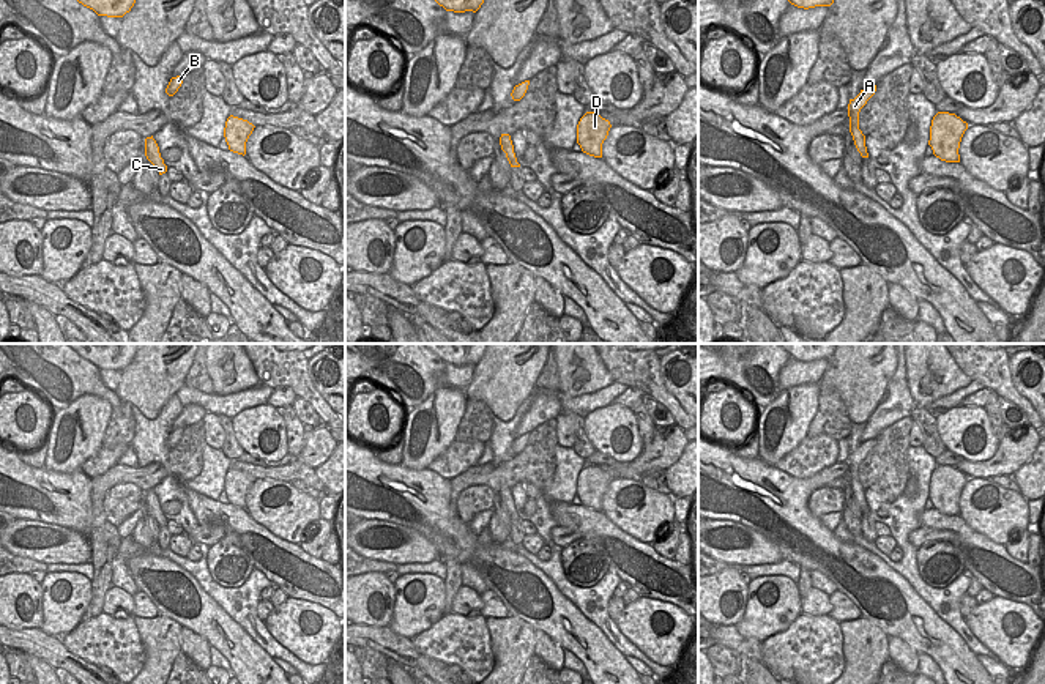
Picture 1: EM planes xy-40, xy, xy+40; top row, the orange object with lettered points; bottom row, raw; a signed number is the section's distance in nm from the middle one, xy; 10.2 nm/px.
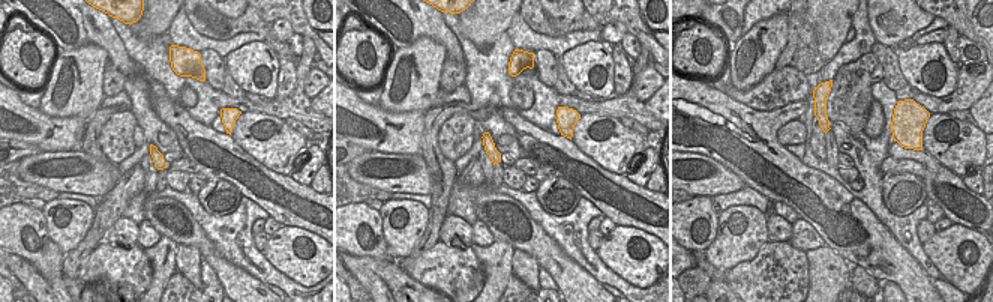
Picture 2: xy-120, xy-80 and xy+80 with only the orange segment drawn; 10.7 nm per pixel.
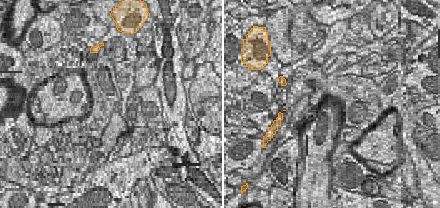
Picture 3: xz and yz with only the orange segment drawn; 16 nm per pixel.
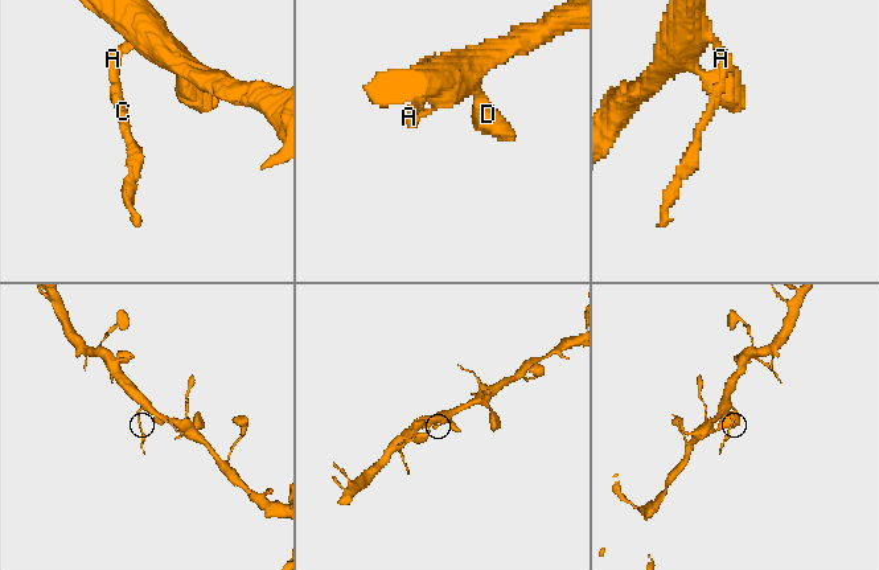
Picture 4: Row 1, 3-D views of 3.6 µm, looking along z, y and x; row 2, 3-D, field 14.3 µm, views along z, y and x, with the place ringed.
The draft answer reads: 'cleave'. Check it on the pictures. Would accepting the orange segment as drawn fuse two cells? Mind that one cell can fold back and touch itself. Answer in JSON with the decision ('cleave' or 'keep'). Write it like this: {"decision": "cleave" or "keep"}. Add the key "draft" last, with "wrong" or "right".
{"decision": "cleave", "draft": "right"}

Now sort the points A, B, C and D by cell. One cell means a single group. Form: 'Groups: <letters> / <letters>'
Groups: A C / B D.

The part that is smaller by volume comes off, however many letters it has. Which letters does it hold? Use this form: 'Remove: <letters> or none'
Remove: A, C

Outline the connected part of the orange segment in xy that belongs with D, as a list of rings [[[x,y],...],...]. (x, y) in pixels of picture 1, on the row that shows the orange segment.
[[[586,112],[577,125],[577,143],[582,151],[594,158],[602,158],[602,143],[610,128],[610,121],[597,112]]]

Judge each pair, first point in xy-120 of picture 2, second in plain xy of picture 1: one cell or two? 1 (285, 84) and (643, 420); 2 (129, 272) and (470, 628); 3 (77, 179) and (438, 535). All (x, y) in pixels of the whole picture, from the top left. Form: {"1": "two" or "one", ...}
{"1": "one", "2": "one", "3": "two"}

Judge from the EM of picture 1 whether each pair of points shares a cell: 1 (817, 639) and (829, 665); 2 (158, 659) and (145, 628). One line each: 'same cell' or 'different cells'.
1: same cell
2: same cell

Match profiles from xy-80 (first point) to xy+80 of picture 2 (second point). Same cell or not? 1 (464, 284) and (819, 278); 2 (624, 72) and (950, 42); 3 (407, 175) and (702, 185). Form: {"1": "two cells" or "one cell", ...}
{"1": "two cells", "2": "one cell", "3": "one cell"}

